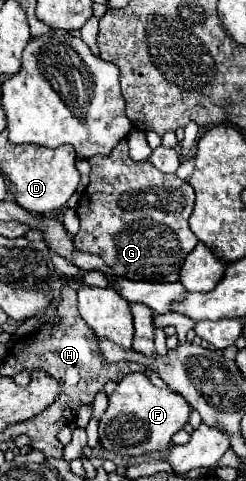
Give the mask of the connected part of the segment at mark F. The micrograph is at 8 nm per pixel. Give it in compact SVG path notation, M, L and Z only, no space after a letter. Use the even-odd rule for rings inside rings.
M134 372L118 382L108 398L108 408L100 418L100 446L118 456L144 456L170 448L172 436L184 428L190 418L190 404L170 388L154 386L142 372Z

